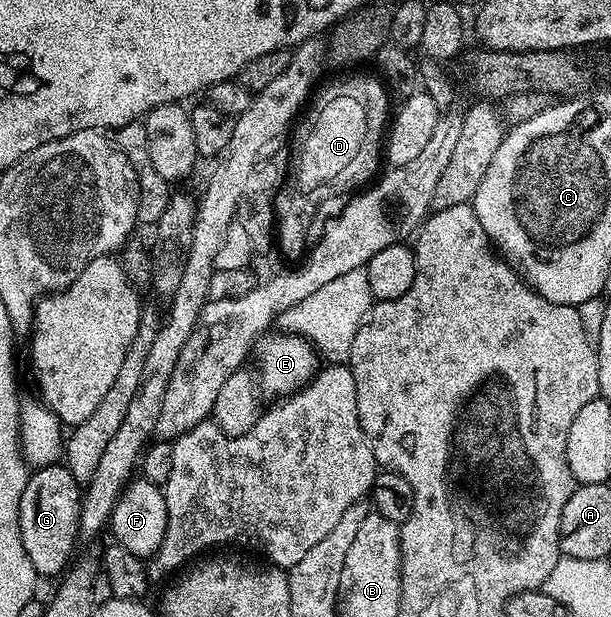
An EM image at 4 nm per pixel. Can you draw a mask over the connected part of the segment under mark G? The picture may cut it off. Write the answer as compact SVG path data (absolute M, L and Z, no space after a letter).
M63 463L47 464L29 475L26 490L22 490L20 533L26 558L30 558L37 577L59 577L69 567L80 534L81 495L82 486Z

